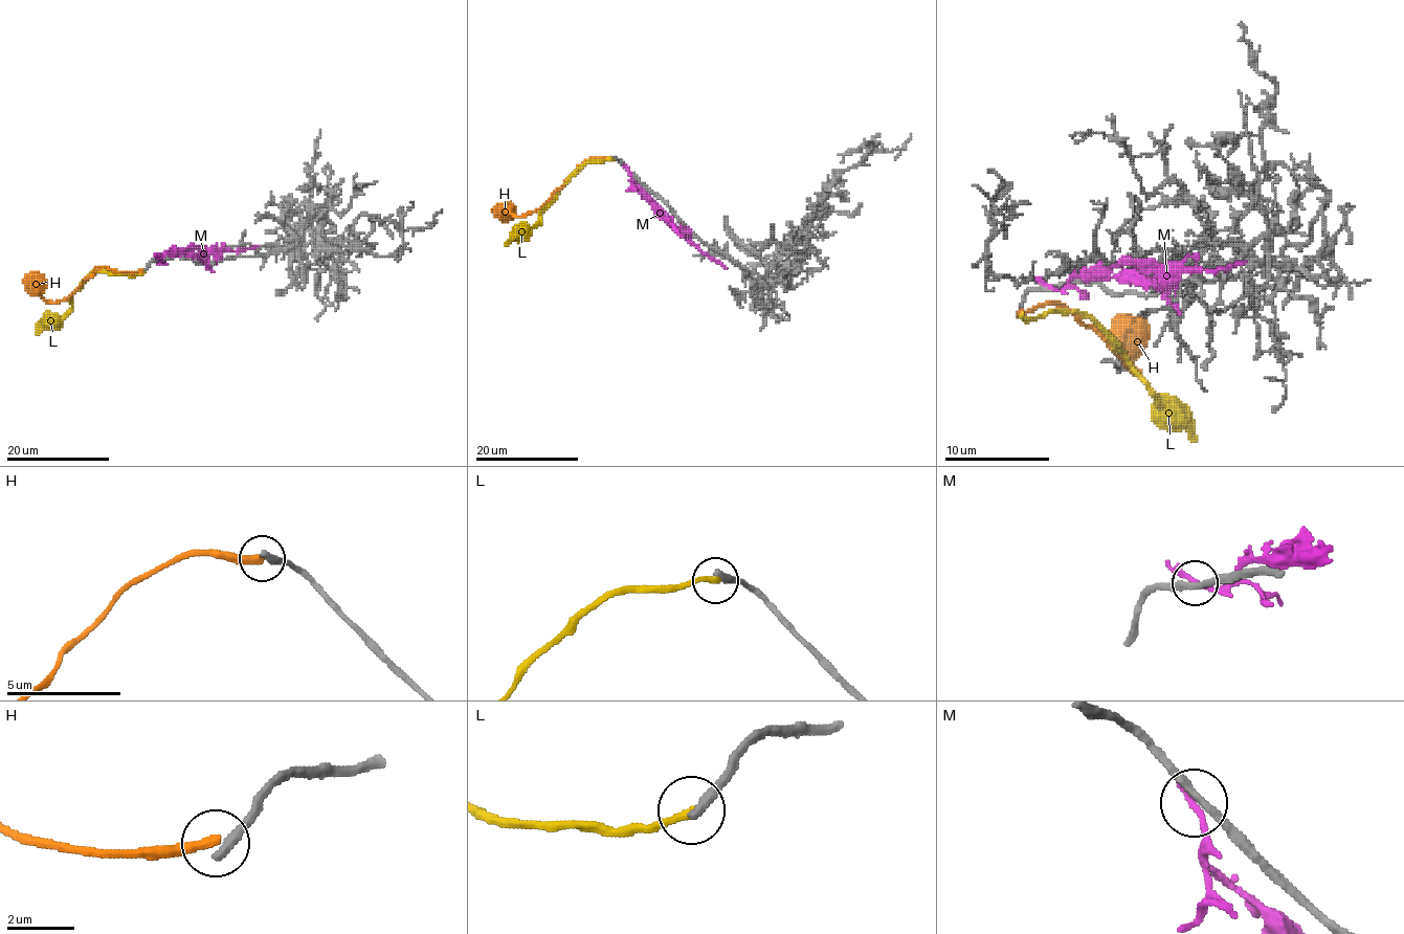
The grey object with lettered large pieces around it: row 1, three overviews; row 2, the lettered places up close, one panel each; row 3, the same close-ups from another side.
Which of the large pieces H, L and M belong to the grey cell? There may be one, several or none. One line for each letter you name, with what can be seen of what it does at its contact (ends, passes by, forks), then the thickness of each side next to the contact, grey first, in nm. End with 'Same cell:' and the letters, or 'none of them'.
Same cell: none of them

